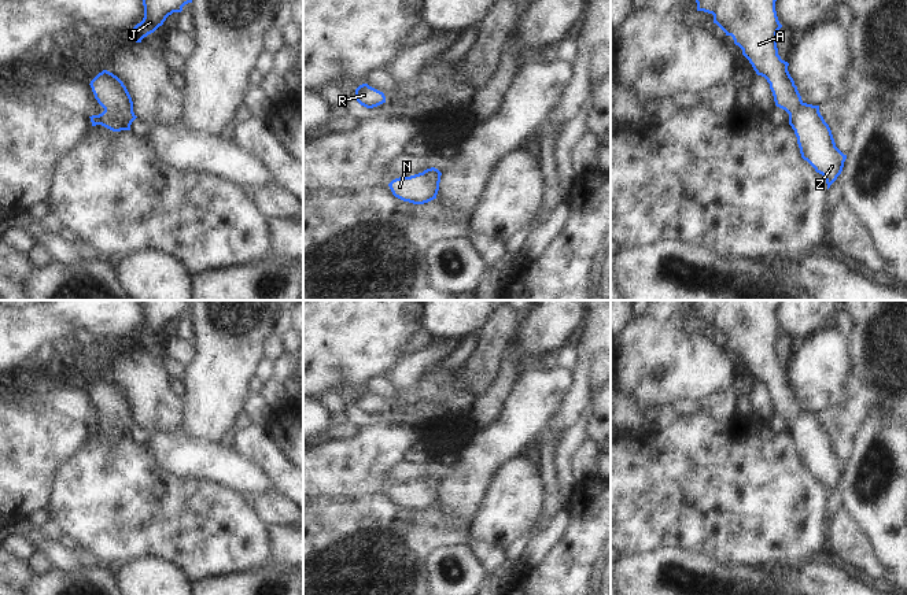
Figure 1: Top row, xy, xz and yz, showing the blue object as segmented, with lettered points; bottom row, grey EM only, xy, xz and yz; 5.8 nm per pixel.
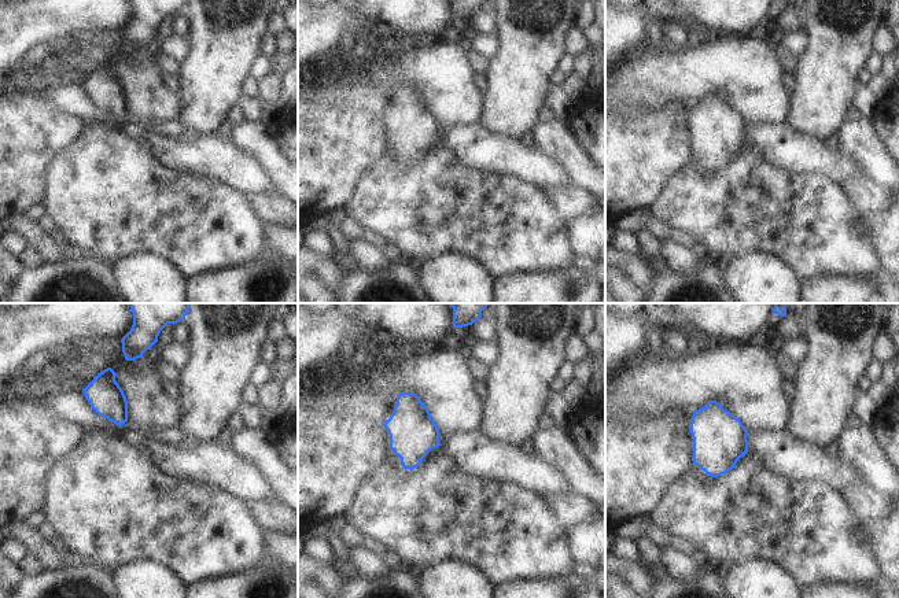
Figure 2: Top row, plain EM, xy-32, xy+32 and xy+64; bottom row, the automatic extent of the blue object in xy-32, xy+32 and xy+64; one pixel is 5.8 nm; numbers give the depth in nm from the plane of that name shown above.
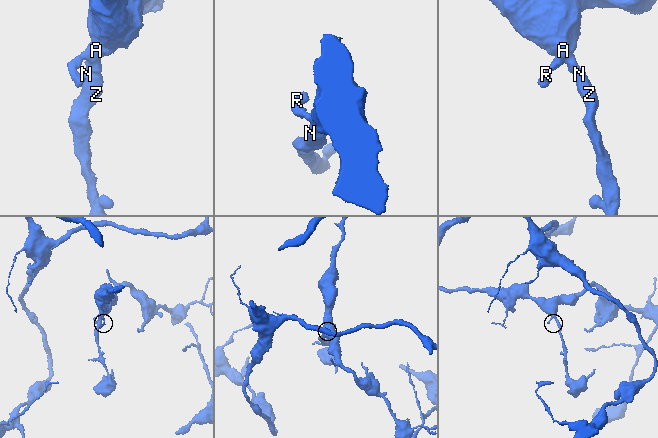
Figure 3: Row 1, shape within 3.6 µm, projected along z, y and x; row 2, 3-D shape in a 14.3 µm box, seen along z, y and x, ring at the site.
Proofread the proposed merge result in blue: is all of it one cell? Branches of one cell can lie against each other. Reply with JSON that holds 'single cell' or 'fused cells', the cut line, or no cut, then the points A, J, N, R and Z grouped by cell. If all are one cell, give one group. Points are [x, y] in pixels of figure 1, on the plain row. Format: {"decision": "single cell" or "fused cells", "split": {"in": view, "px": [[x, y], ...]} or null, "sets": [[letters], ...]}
{"decision": "single cell", "split": null, "sets": [["A", "J", "N", "R", "Z"]]}

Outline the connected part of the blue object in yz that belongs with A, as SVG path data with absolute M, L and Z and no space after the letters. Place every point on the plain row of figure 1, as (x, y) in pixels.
M694 300L697 318L714 322L716 330L726 343L731 343L734 351L742 356L757 382L770 391L775 413L789 421L789 432L794 437L801 465L826 487L827 496L841 481L847 462L834 450L832 437L819 420L819 413L807 411L788 378L789 370L782 367L777 355L777 340L782 335L775 318L779 300Z

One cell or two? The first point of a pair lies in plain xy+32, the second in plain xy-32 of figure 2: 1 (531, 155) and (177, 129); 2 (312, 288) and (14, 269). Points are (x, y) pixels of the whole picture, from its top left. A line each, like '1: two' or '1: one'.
1: two
2: one

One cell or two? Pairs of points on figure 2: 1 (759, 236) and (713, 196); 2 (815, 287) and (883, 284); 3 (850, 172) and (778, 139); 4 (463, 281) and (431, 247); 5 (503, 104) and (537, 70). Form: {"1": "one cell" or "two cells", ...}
{"1": "one cell", "2": "one cell", "3": "one cell", "4": "two cells", "5": "one cell"}

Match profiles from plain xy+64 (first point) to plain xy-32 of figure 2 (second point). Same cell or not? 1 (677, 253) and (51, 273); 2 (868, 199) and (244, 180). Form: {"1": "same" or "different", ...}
{"1": "different", "2": "different"}

